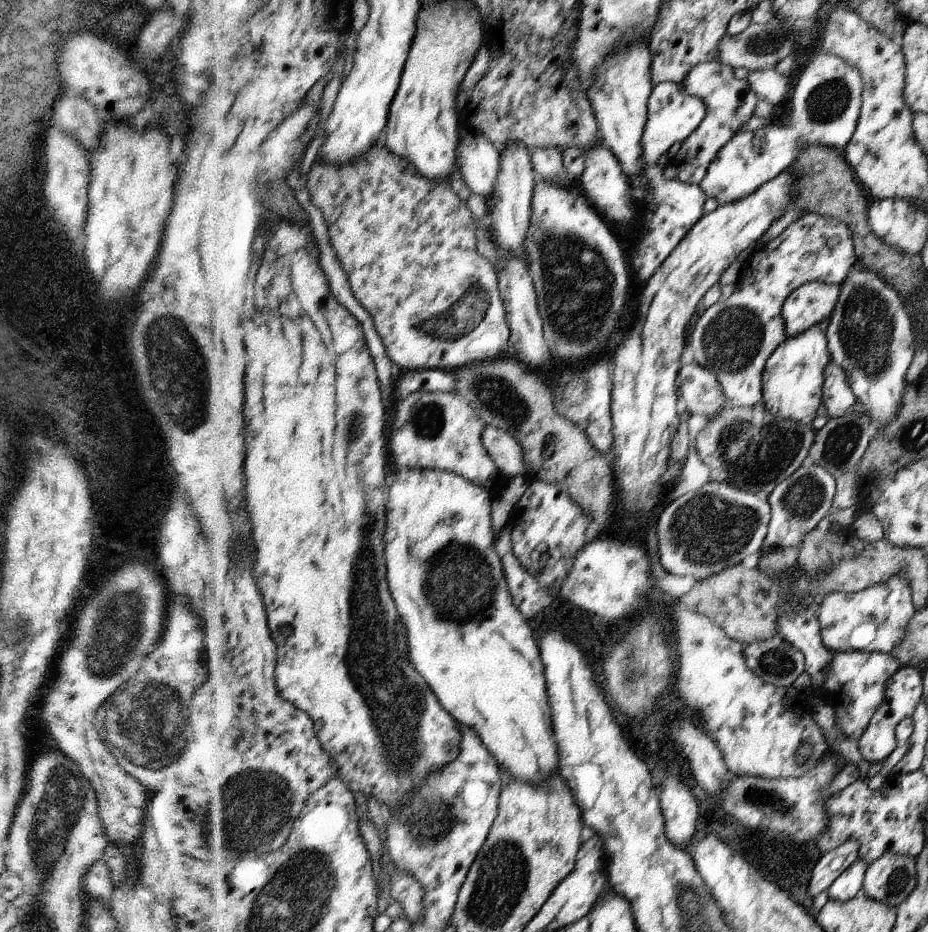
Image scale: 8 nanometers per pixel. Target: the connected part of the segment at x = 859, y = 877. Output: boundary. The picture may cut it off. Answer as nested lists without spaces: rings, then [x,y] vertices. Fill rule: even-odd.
[[[862,859],[854,861],[828,887],[828,898],[843,903],[852,900],[863,888],[867,866]]]

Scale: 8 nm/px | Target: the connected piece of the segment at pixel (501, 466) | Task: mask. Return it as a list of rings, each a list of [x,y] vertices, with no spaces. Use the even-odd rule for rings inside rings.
[[[487,425],[484,444],[494,460],[496,474],[507,479],[525,472],[524,457],[520,443],[508,431]]]

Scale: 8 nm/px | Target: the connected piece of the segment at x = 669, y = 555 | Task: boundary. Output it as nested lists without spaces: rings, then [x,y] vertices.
[[[710,480],[696,492],[687,492],[672,501],[660,514],[658,533],[662,568],[674,576],[694,576],[697,582],[718,575],[725,568],[742,564],[746,556],[762,550],[770,522],[771,506],[768,500],[759,498],[756,493],[736,488],[736,485]]]

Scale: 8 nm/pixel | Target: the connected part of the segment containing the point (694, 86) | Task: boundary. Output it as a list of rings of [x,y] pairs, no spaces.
[[[719,59],[700,63],[692,67],[688,76],[682,79],[682,86],[688,94],[700,97],[707,105],[707,118],[681,144],[676,156],[670,161],[678,171],[677,178],[690,185],[698,185],[704,178],[720,149],[724,148],[733,135],[743,128],[743,124],[754,114],[754,106],[758,102],[757,94],[747,79],[738,79],[734,69]]]

